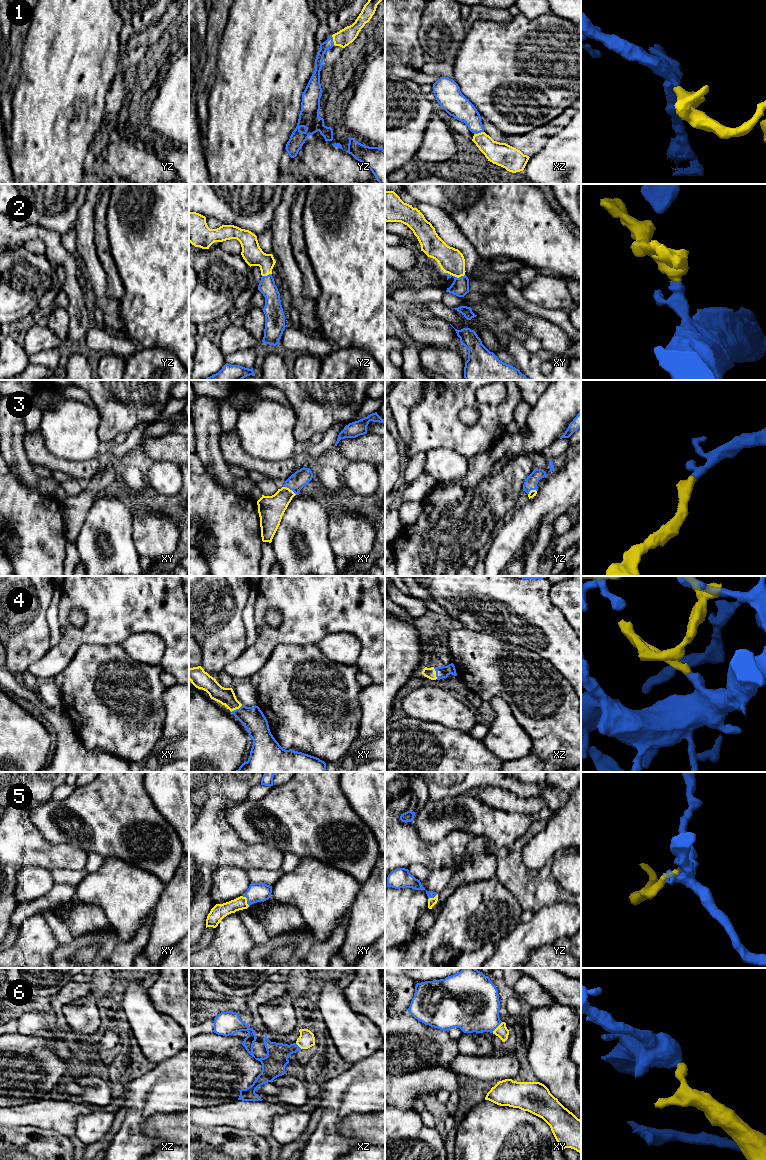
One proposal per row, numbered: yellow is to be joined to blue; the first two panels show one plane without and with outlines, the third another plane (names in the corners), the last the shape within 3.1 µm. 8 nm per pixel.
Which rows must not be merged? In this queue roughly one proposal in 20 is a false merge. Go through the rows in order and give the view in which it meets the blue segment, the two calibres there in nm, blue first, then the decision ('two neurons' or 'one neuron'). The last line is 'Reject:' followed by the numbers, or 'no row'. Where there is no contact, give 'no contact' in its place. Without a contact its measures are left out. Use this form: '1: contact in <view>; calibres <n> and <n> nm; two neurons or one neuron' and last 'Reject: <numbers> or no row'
1: contact in yz; calibres 80 and 140 nm; one neuron
2: contact in xy; calibres 140 and 200 nm; one neuron
3: contact in xy; calibres 140 and 200 nm; one neuron
4: contact in xz; calibres 100 and 90 nm; one neuron
5: contact in xy; calibres 160 and 120 nm; one neuron
6: contact in xy; calibres 420 and 100 nm; one neuron
Reject: no row

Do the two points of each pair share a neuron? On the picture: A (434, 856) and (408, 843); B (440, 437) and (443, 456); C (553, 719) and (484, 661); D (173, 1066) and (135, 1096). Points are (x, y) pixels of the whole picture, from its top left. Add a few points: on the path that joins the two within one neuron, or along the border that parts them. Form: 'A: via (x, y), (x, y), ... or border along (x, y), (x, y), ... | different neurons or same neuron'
A: via (428, 854), (414, 849) | same neuron
B: border along (426, 450), (450, 448), (464, 457) | different neurons
C: via (537, 702), (505, 670), (501, 669) | same neuron
D: via (164, 1075), (150, 1089), (144, 1091) | same neuron

